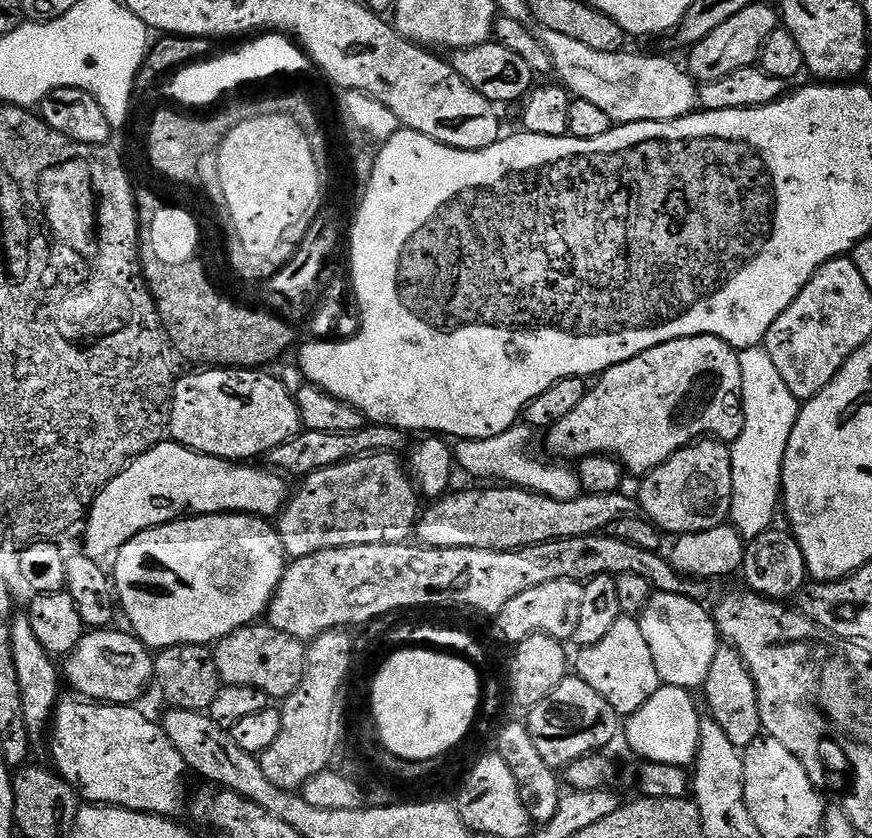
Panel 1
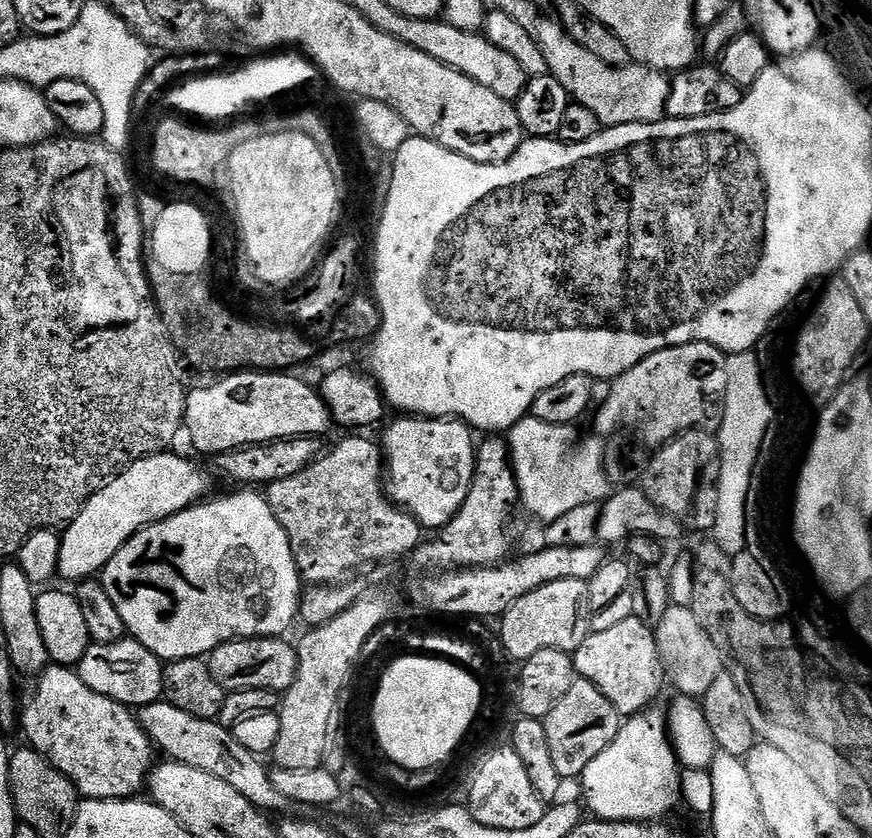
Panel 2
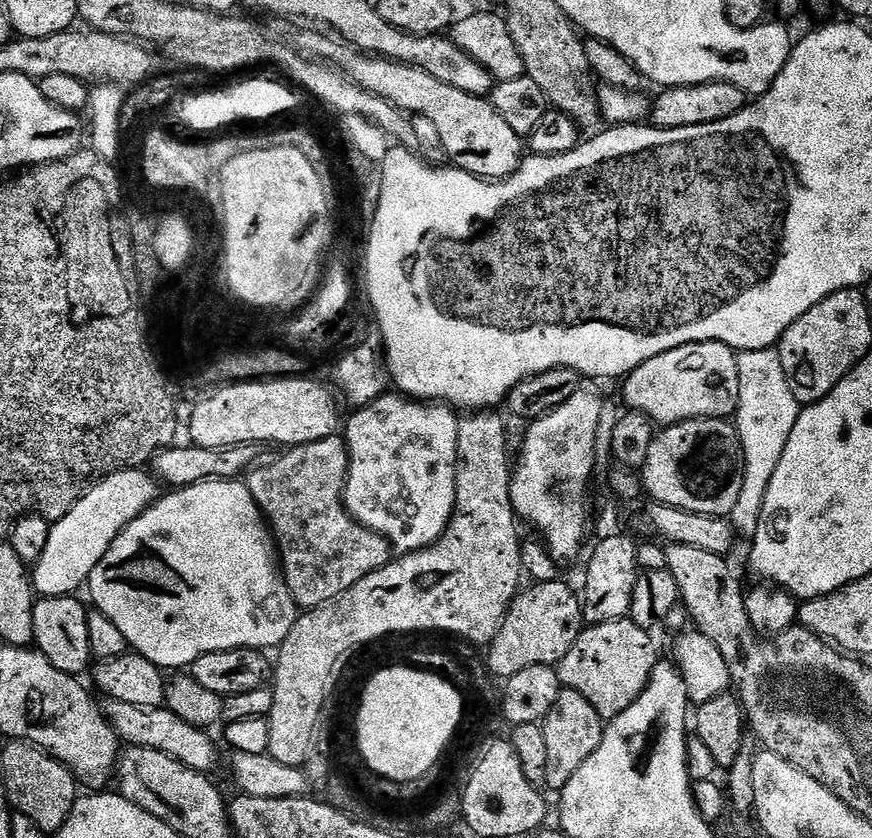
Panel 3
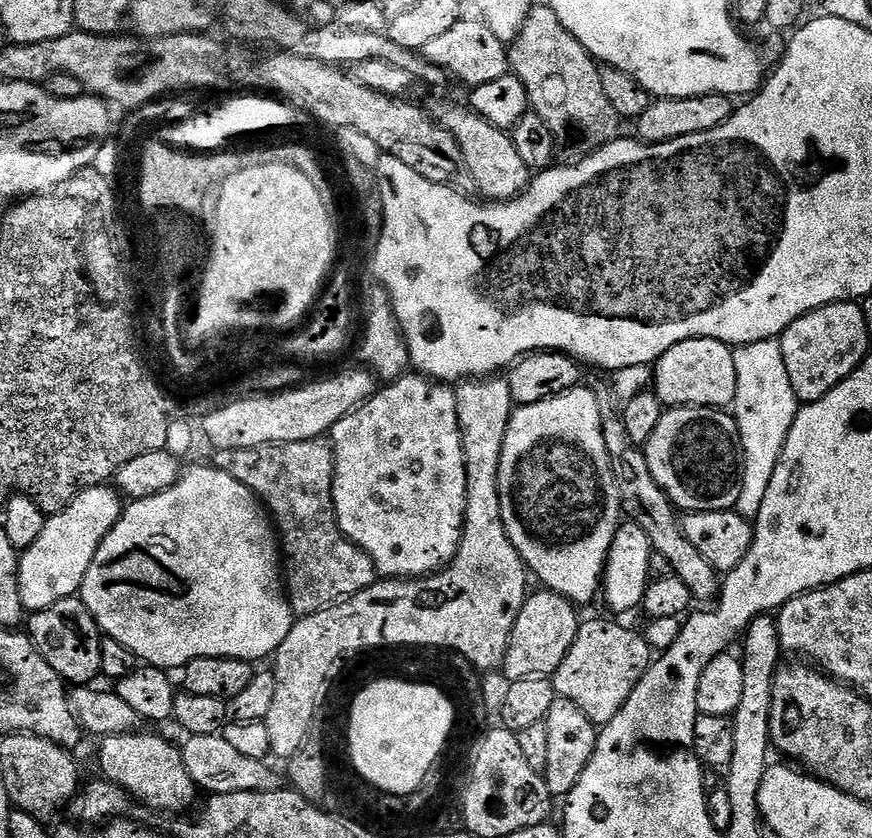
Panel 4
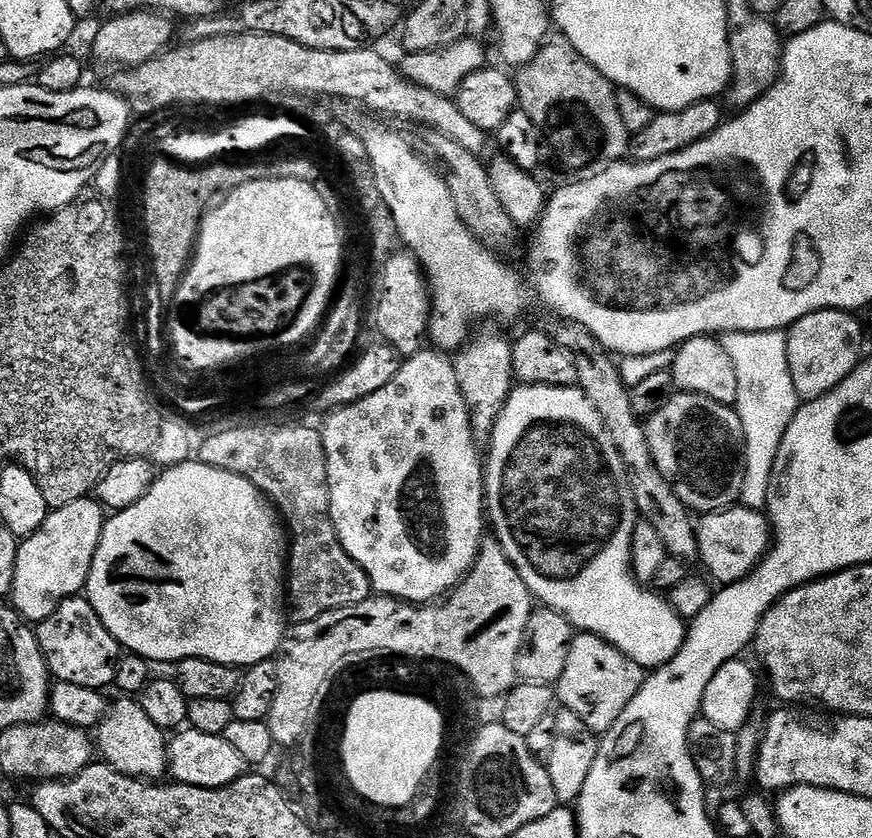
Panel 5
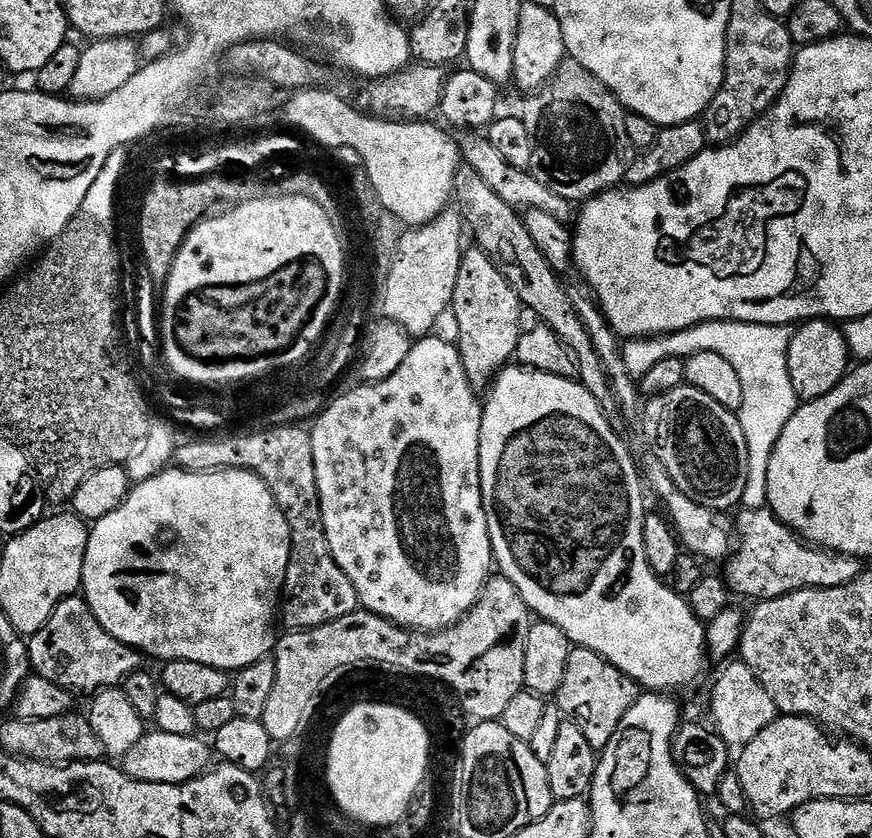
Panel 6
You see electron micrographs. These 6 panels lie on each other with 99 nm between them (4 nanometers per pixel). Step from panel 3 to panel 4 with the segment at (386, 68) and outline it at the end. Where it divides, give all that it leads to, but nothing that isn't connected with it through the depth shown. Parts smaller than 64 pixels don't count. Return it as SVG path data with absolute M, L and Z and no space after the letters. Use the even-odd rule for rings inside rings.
M464 106L464 108L448 108L441 116L438 116L438 120L439 123L443 124L445 130L458 142L464 155L464 161L468 163L471 179L476 179L477 186L488 195L485 197L489 201L503 202L512 200L528 187L530 183L530 169L526 166L526 162L522 162L522 157L518 154L511 135L505 129L495 128L490 122L486 122L486 118L482 118L468 106Z

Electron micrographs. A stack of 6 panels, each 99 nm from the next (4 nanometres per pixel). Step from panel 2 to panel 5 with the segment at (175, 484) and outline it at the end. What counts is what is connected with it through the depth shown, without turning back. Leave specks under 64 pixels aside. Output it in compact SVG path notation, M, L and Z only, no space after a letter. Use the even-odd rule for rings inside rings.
M95 498L75 500L61 508L51 509L46 522L42 522L39 530L20 544L18 562L14 566L14 586L10 604L25 621L39 622L50 618L50 614L54 614L54 610L62 601L85 591L90 566L94 562L94 554L102 538L105 523L106 512L99 500Z

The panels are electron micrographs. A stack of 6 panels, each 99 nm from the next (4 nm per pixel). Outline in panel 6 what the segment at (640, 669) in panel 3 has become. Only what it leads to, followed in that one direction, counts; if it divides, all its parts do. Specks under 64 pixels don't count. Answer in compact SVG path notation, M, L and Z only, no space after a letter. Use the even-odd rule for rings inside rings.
M573 647L566 662L566 678L562 678L562 686L554 697L554 703L567 719L576 723L582 734L586 734L590 746L602 750L610 742L610 738L614 738L622 718L626 718L626 710L634 706L641 694L640 685L622 670L618 670L618 666L614 666L594 650Z

